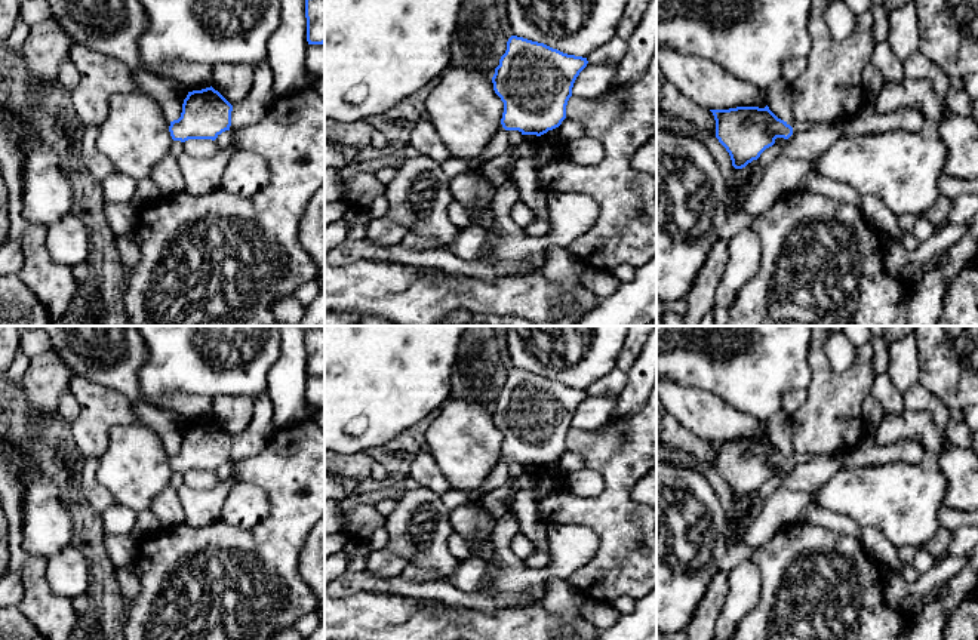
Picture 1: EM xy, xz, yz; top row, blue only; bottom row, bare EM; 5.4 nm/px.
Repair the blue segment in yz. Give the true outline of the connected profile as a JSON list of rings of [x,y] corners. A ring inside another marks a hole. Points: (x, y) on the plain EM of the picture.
[[[766,437],[759,439],[736,439],[729,441],[710,441],[716,452],[716,470],[731,487],[732,498],[742,501],[760,486],[775,476],[776,470],[790,471],[803,459],[811,456],[796,456],[778,450]]]

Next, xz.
[[[511,367],[492,409],[493,422],[504,434],[501,461],[476,496],[504,484],[508,462],[541,468],[562,456],[572,419],[588,393],[544,375]]]

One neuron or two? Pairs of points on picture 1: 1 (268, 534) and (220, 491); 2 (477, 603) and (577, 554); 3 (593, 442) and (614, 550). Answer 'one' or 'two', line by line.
1: two
2: two
3: one

